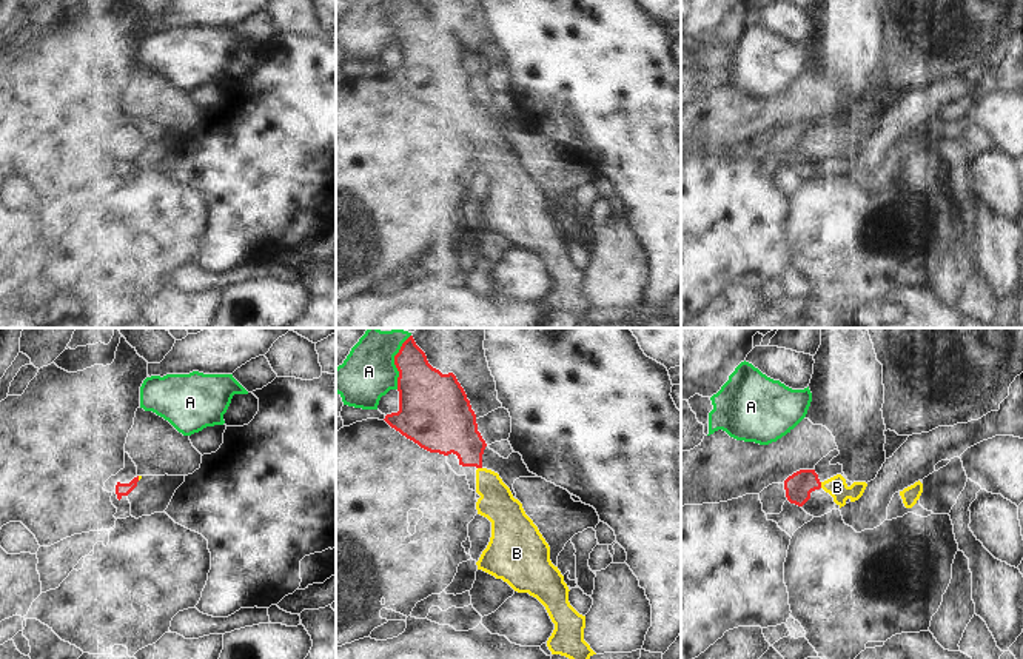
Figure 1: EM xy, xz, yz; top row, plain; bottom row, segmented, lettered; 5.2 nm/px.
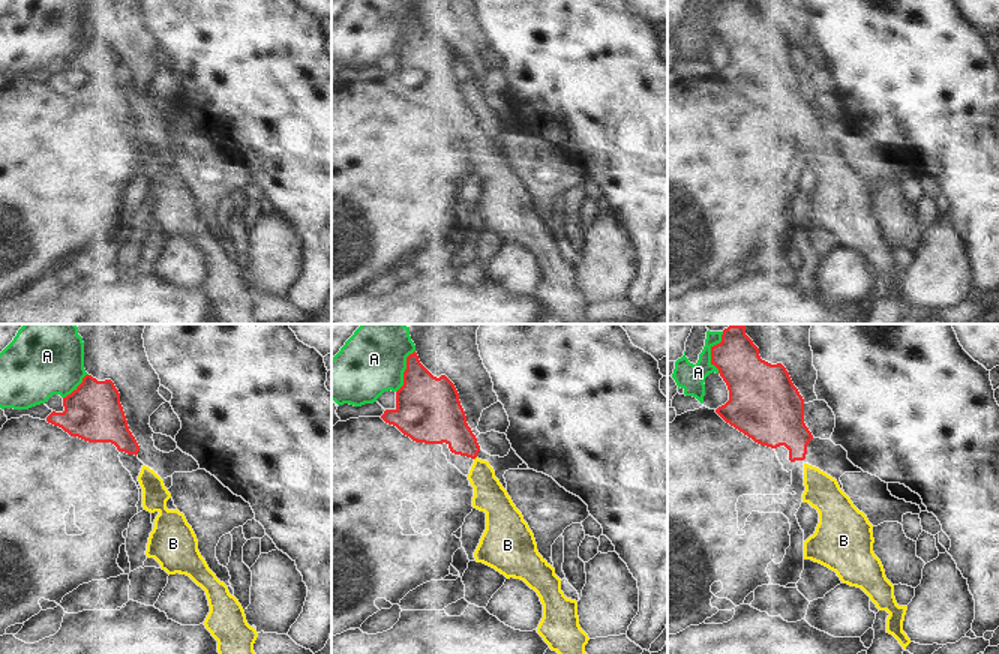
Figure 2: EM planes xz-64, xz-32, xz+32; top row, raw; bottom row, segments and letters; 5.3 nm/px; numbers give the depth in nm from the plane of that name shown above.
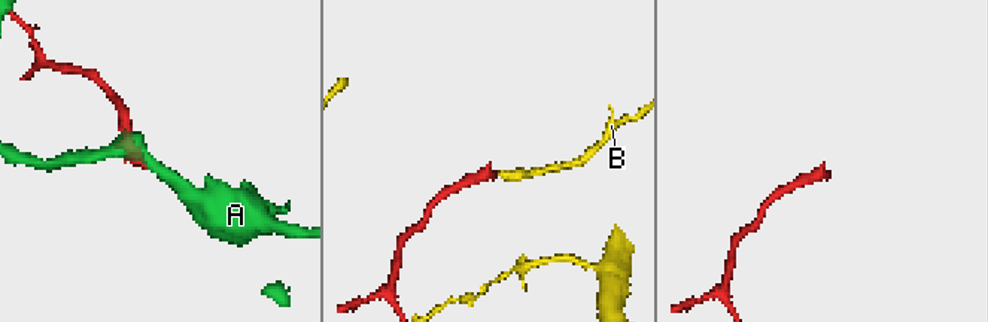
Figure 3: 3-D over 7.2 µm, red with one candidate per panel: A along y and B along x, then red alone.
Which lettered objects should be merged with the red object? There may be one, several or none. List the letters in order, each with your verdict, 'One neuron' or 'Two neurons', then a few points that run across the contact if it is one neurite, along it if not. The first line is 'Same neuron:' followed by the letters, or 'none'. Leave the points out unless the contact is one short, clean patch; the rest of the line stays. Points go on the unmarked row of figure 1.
Same neuron: B
A: Two neurons
B: One neuron. Line: yz (798, 142), (820, 140), (837, 142).

